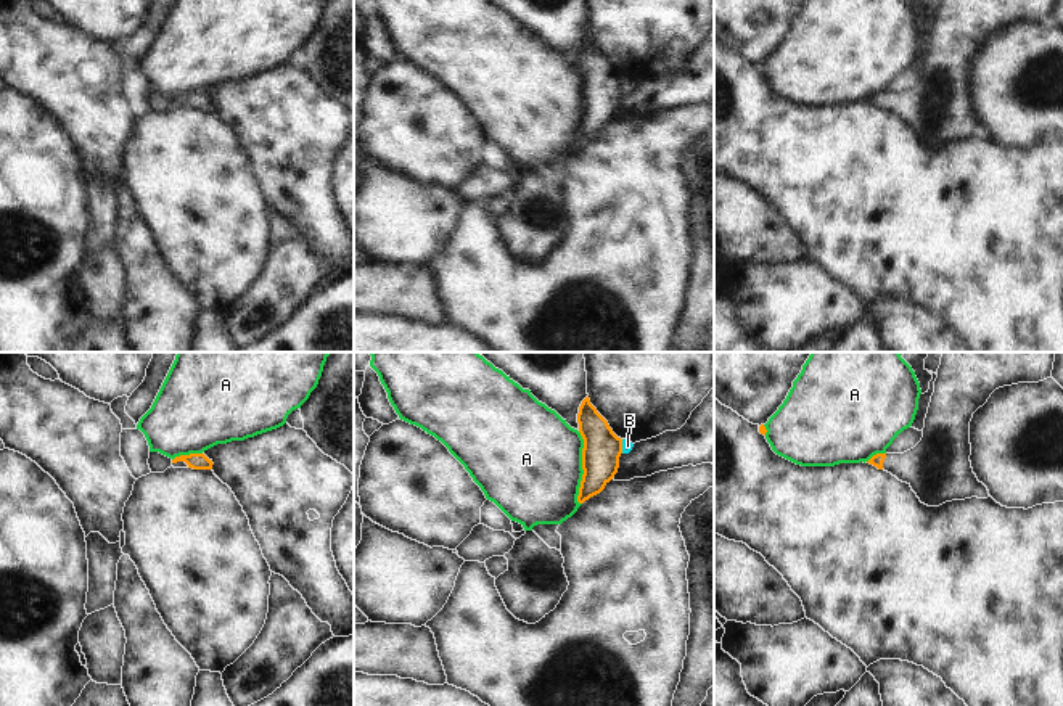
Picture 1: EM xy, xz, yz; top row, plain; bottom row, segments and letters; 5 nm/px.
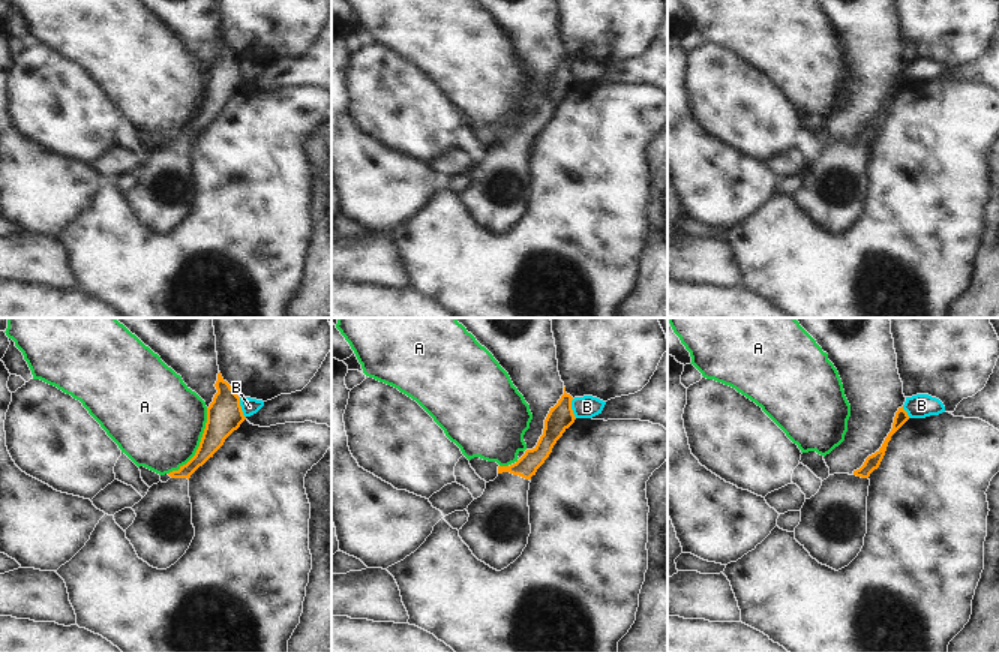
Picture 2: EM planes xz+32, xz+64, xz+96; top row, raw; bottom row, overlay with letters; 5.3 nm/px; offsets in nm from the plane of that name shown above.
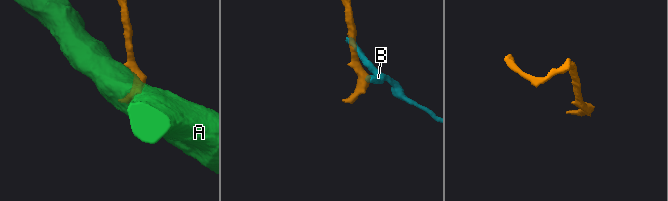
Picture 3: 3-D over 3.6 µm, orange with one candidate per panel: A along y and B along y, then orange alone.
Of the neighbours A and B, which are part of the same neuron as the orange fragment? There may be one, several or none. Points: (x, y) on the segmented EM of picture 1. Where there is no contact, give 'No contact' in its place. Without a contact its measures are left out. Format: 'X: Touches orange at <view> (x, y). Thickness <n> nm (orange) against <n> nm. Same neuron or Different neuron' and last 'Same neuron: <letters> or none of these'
A: Touches orange at xz (582, 468). Thickness 190 nm (orange) against 500 nm. Different neuron
B: Touches orange at xz (621, 446). Thickness 190 nm (orange) against 50 nm. Different neuron
Same neuron: none of these.

